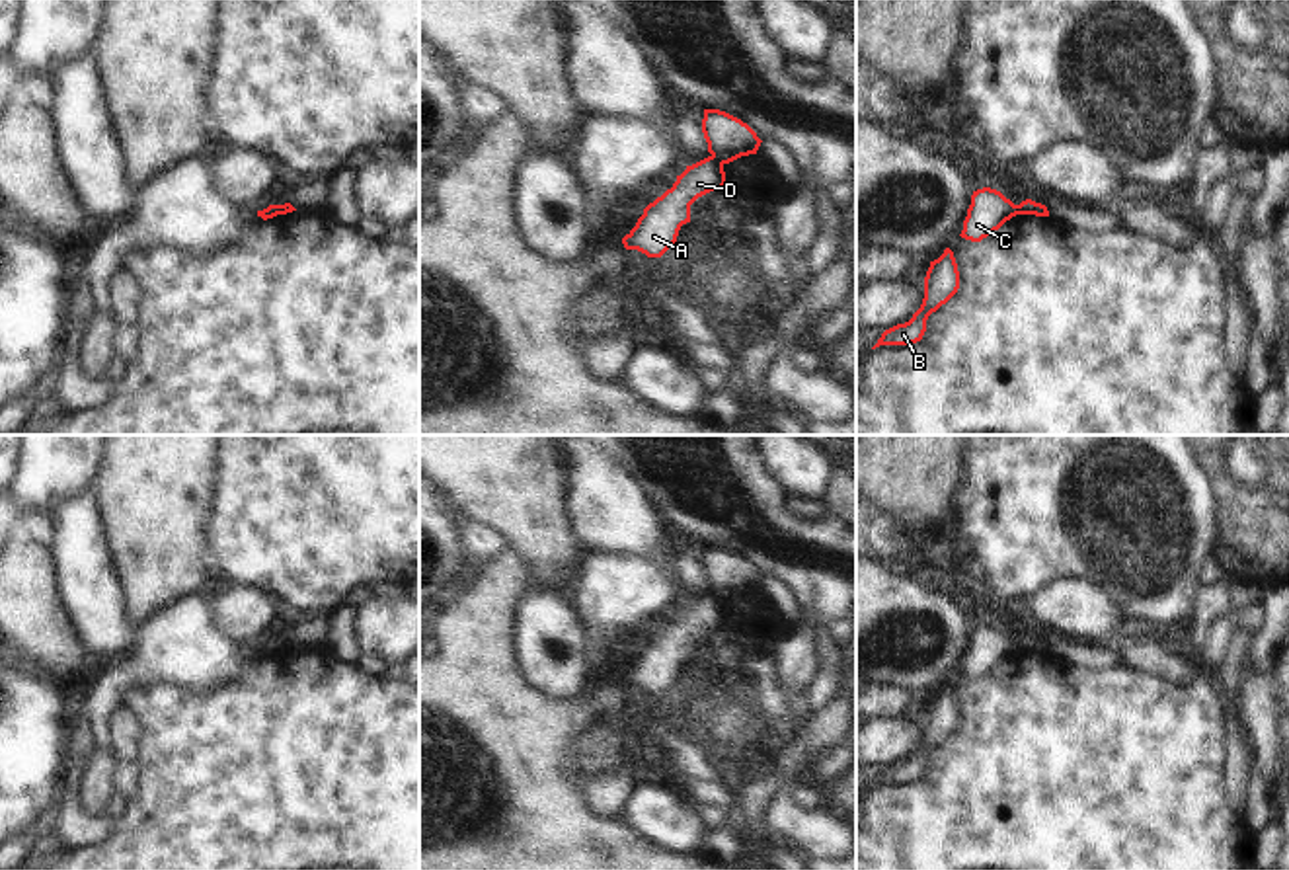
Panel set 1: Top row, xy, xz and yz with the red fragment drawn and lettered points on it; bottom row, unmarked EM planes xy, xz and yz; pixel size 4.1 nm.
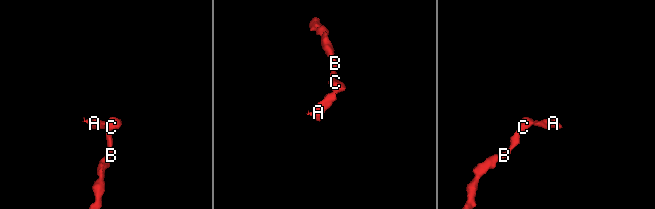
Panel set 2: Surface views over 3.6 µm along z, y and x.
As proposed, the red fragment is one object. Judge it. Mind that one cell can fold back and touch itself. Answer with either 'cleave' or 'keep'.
cleave

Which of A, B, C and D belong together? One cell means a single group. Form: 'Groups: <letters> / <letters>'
Groups: A D / B C.

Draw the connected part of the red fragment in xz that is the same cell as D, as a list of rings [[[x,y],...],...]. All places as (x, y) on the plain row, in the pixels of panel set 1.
[[[708,593],[686,603],[673,624],[644,646],[636,663],[622,675],[624,685],[661,694],[677,679],[681,663],[690,659],[690,642],[722,624],[725,609],[718,595]]]

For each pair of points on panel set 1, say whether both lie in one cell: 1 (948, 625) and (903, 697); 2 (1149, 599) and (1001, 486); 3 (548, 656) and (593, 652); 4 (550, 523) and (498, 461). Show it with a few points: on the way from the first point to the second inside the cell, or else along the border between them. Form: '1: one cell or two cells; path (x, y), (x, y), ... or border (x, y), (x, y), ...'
1: two cells; border (876, 683), (907, 687), (921, 699)
2: one cell; path (1112, 562), (1038, 488)
3: two cells; border (572, 607), (584, 638), (585, 677), (591, 683)
4: one cell; path (535, 508), (511, 476)

